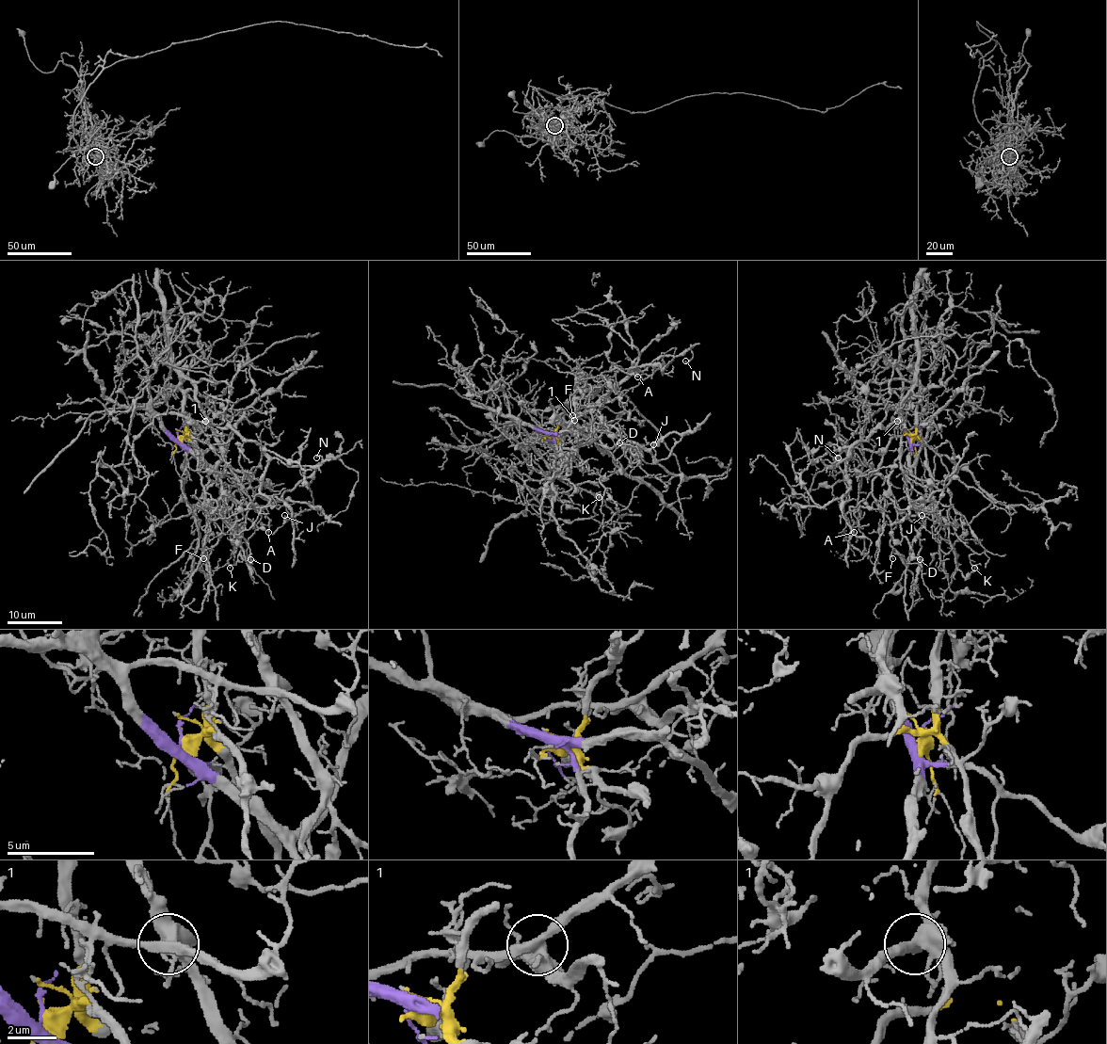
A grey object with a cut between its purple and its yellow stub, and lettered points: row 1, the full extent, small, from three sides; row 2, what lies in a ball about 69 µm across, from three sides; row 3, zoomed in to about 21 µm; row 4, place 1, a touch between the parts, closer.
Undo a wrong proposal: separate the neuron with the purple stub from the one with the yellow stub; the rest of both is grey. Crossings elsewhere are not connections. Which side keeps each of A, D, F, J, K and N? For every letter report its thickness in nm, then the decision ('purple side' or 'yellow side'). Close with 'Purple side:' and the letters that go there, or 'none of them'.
A: calibre 150 nm; purple side
D: calibre 150 nm; yellow side
F: calibre 100 nm; yellow side
J: calibre 110 nm; purple side
K: calibre 110 nm; yellow side
N: calibre 130 nm; purple side
Purple side: A, J, N

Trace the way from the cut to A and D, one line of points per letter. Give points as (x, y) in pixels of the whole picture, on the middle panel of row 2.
A: (547, 434), (531, 425), (574, 421), (636, 370), (616, 367), (637, 377)
D: (547, 434), (553, 442), (569, 424), (588, 425), (585, 415), (598, 410), (619, 442)

